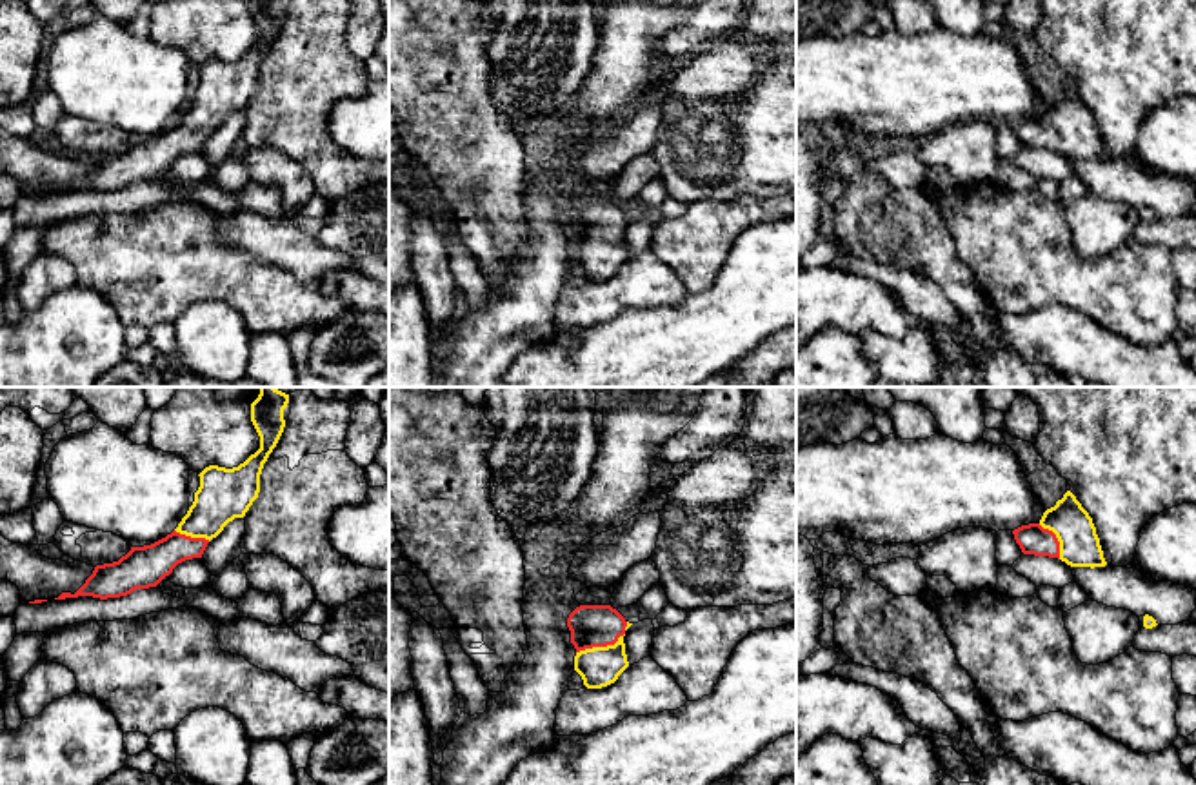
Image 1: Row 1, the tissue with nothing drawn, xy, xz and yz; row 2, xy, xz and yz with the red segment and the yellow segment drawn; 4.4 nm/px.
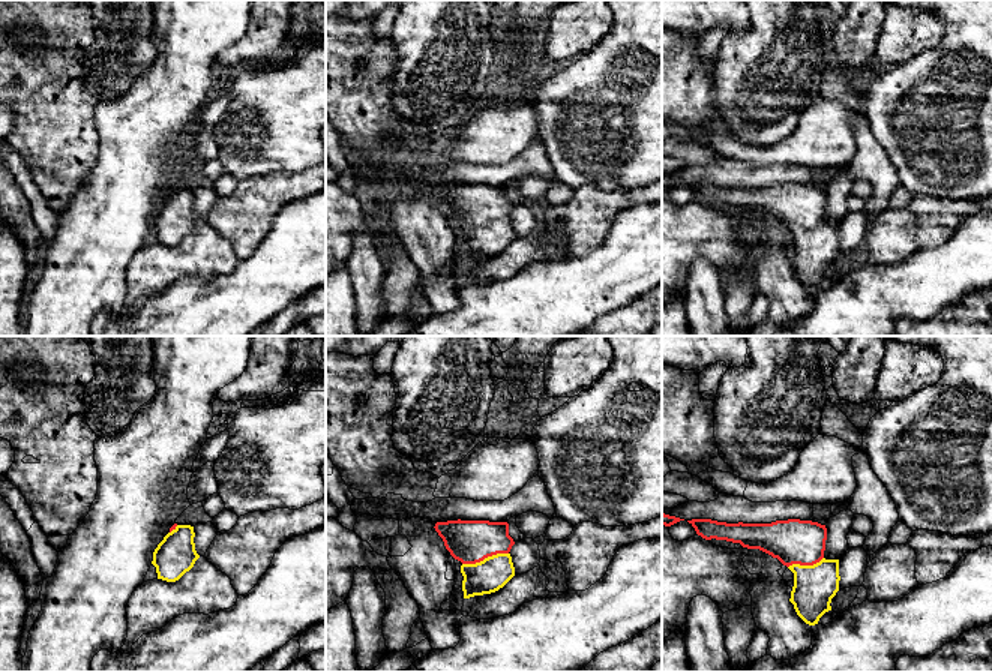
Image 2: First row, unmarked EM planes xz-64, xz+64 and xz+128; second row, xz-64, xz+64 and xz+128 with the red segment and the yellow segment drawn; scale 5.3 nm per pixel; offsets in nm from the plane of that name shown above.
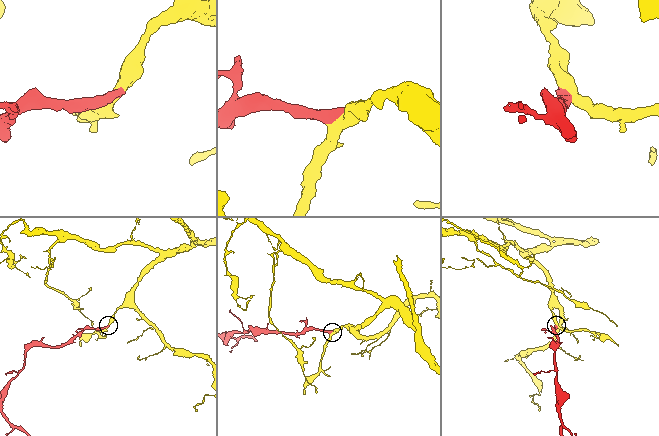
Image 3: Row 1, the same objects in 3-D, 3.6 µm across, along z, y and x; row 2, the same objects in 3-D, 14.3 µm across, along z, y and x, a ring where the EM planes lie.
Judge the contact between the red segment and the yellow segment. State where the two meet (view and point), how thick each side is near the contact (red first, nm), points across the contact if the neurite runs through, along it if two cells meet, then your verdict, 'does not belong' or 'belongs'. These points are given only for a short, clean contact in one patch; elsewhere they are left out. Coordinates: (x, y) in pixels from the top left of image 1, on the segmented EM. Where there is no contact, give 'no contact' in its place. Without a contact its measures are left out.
xz (600, 645) | 190/180 nm | across xz (591, 626), (600, 645), (598, 667) | belongs

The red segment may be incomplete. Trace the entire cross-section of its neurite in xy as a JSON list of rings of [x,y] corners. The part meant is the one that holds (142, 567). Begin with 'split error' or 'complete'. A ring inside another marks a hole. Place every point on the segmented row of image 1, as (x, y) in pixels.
split error; [[[260,387],[258,398],[251,403],[251,422],[260,436],[260,449],[238,467],[205,467],[198,474],[200,487],[193,505],[171,534],[151,545],[131,547],[118,561],[96,565],[75,594],[62,592],[55,600],[127,596],[136,589],[156,587],[178,563],[202,558],[207,543],[229,522],[244,518],[258,498],[260,474],[284,432],[287,403],[289,394],[276,387]]]

